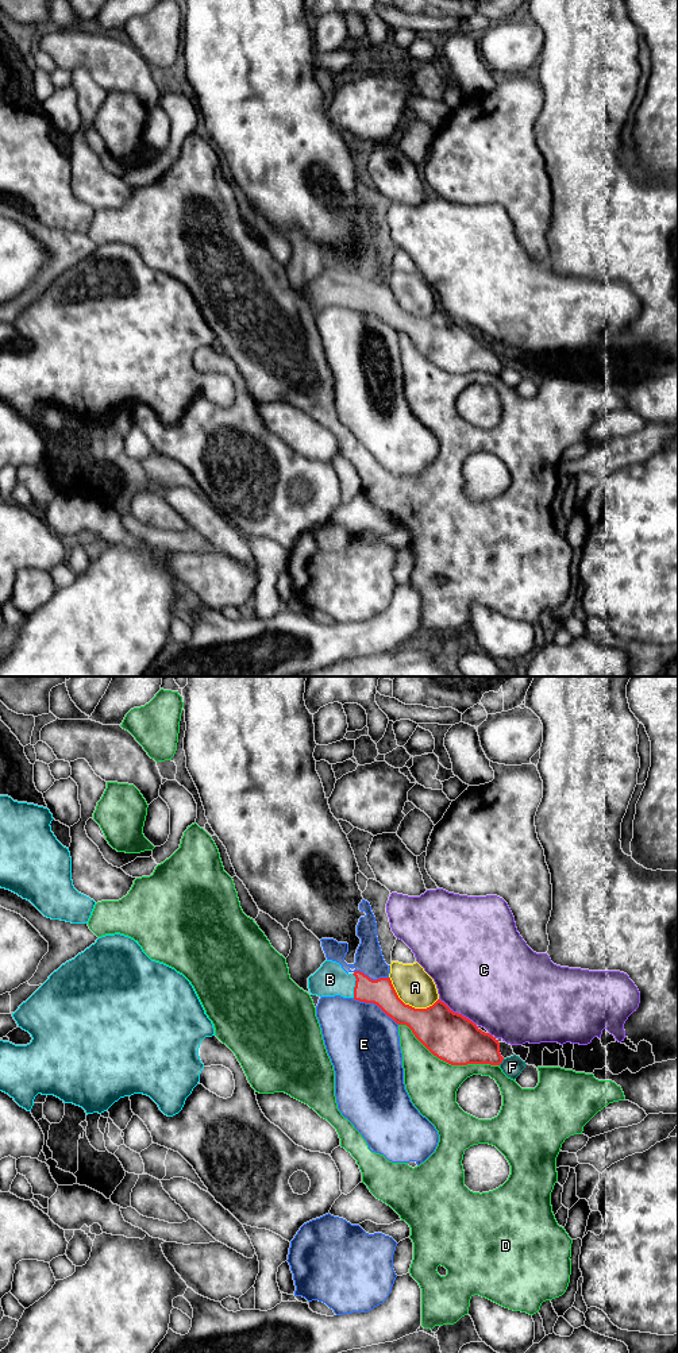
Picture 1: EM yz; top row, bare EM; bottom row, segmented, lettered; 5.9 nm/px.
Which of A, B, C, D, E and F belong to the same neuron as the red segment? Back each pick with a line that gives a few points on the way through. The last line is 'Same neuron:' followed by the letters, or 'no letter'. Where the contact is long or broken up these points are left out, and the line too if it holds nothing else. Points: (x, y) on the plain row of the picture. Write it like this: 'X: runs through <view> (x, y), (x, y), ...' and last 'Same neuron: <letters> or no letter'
B: runs through yz (381, 300), (369, 300), (355, 295), (330, 288)
Same neuron: B

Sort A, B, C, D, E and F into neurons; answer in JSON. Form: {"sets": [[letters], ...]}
{"sets": [["A"], ["B"], ["C"], ["D"], ["E"], ["F"]]}

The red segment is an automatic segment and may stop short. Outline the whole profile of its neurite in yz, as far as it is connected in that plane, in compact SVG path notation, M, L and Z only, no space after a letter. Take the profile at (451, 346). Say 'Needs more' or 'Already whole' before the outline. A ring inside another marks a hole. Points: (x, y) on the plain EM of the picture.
Needs more. M325 269L321 275L308 286L311 304L354 307L355 309L377 313L388 325L398 334L407 334L415 346L438 367L451 374L490 373L500 374L504 366L500 362L500 351L496 346L482 340L473 329L454 321L444 311L438 308L427 317L415 317L405 313L397 304L390 286L370 288L361 280L347 282L342 274Z

